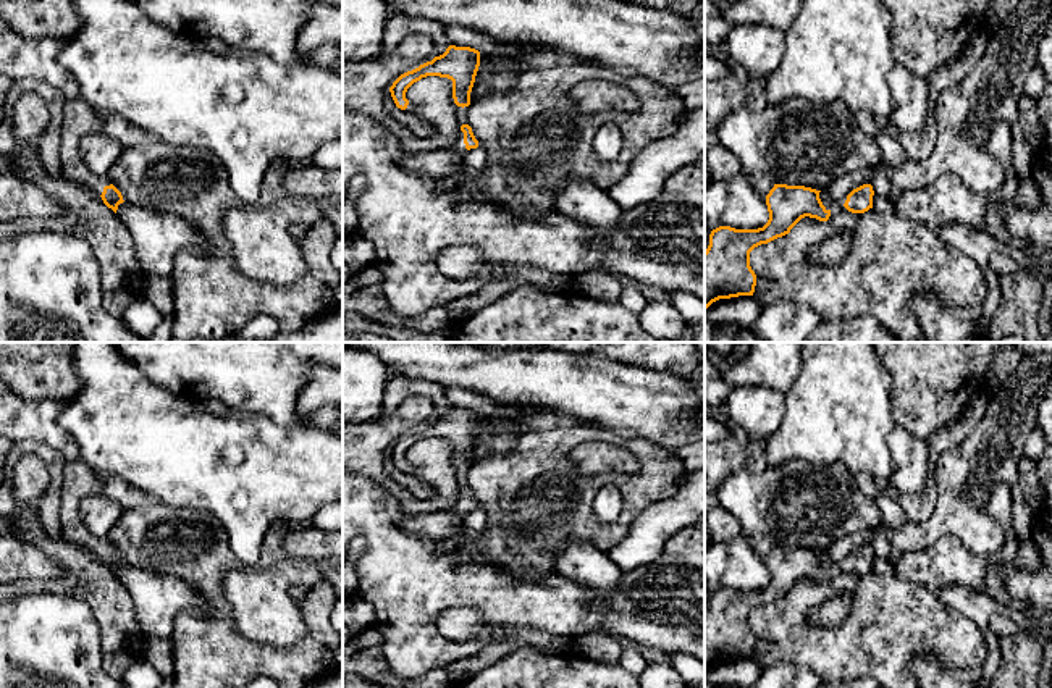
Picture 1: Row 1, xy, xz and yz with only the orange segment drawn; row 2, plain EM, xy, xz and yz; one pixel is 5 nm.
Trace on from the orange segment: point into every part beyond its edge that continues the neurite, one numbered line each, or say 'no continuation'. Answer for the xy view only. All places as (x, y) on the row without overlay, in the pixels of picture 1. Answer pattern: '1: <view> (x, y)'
1: xy (79, 482)

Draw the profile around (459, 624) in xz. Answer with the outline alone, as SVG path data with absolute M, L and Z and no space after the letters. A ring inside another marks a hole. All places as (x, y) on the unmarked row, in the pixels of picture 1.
M470 606L444 610L438 617L438 628L443 636L452 641L486 641L498 633L498 628Z

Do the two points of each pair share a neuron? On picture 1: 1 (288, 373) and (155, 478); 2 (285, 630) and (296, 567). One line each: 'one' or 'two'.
1: two
2: one

